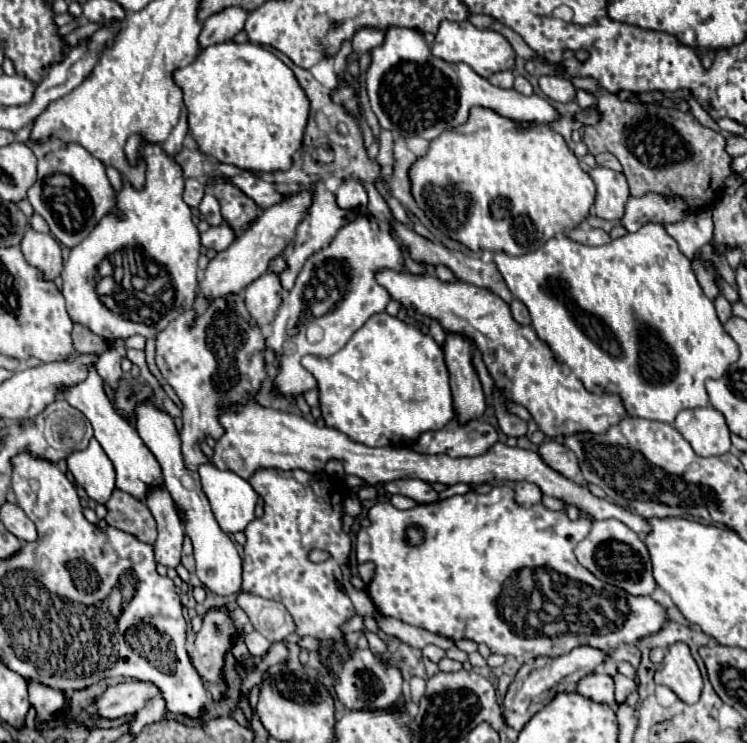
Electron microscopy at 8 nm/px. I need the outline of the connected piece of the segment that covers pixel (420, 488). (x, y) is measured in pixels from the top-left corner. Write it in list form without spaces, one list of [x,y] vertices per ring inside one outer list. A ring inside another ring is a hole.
[[[395,479],[395,481],[389,481],[389,483],[383,483],[381,485],[387,493],[399,493],[399,495],[405,495],[405,497],[411,497],[415,499],[417,503],[433,503],[437,501],[437,491],[425,483],[425,481],[417,481],[417,479]]]

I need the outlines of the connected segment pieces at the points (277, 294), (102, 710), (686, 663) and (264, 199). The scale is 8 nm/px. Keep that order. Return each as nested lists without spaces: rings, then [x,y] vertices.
[[[267,271],[253,283],[249,283],[243,291],[245,295],[245,305],[249,313],[253,313],[253,319],[257,325],[271,323],[277,315],[277,309],[283,301],[283,287],[279,281],[279,275],[273,271]]]
[[[145,681],[117,683],[109,685],[91,705],[85,707],[85,711],[89,715],[97,715],[103,719],[117,719],[141,711],[145,701],[153,695],[159,695],[157,689],[153,689],[153,685]]]
[[[675,643],[667,649],[663,663],[655,671],[655,683],[667,685],[685,703],[699,701],[703,677],[687,643]]]
[[[235,175],[235,177],[227,177],[227,181],[231,185],[235,185],[243,195],[253,199],[257,203],[257,207],[261,207],[261,209],[271,207],[273,203],[283,199],[283,195],[277,193],[271,183],[267,183],[267,181],[263,181],[263,179],[255,177],[255,175],[247,175],[247,177]]]

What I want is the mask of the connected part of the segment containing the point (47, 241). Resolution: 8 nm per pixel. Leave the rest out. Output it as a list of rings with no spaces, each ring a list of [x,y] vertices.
[[[27,225],[21,239],[21,251],[29,265],[45,273],[45,279],[55,279],[63,269],[59,241],[49,233],[35,231],[31,225]]]

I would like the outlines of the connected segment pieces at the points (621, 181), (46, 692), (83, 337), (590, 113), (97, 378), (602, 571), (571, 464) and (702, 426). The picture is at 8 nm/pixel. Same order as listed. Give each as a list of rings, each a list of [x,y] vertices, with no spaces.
[[[607,167],[589,169],[591,179],[597,185],[595,213],[601,219],[623,219],[625,203],[629,199],[629,183],[627,177],[619,171]]]
[[[29,679],[27,683],[29,683],[29,701],[37,709],[37,721],[47,721],[53,719],[55,715],[61,715],[61,709],[65,709],[71,701],[69,695],[59,689],[47,687],[33,679]]]
[[[83,325],[73,327],[73,345],[81,353],[95,353],[95,355],[101,355],[109,349],[109,343],[105,339],[89,333],[89,329],[85,329]]]
[[[585,109],[575,113],[575,121],[583,123],[583,125],[595,125],[599,121],[599,113],[595,109]]]
[[[91,365],[87,371],[87,379],[81,383],[75,383],[71,387],[61,389],[61,397],[75,409],[79,409],[89,423],[93,425],[95,431],[95,439],[99,441],[99,445],[103,447],[103,451],[107,453],[107,457],[111,459],[115,471],[117,471],[117,489],[137,497],[137,499],[145,499],[145,491],[153,485],[163,485],[163,477],[161,477],[161,469],[159,463],[155,461],[153,453],[145,447],[145,443],[139,439],[137,431],[133,427],[129,427],[125,423],[125,419],[115,411],[115,407],[111,405],[109,395],[105,393],[105,385],[101,375],[97,373],[97,369]]]
[[[617,519],[593,521],[589,535],[575,547],[577,561],[589,569],[597,579],[611,583],[629,595],[651,595],[657,587],[653,579],[653,565],[643,539]]]
[[[557,441],[541,443],[539,455],[541,455],[541,459],[543,459],[549,467],[553,467],[555,471],[559,471],[559,473],[565,475],[567,479],[577,479],[577,477],[581,475],[577,455],[575,455],[571,449],[567,449],[565,445],[557,443]]]
[[[703,407],[703,409],[691,409],[681,411],[673,423],[673,427],[691,443],[693,451],[701,457],[711,455],[723,455],[731,451],[729,441],[729,427],[715,407]]]

